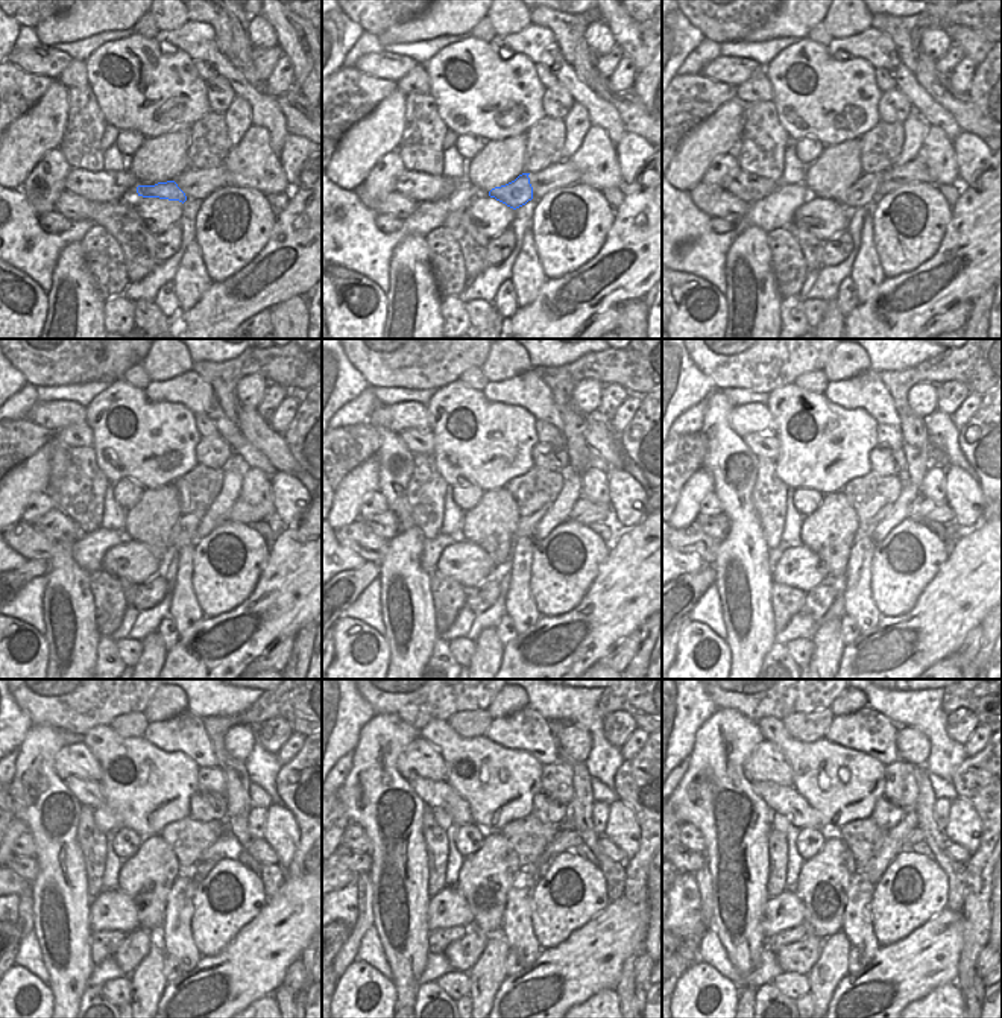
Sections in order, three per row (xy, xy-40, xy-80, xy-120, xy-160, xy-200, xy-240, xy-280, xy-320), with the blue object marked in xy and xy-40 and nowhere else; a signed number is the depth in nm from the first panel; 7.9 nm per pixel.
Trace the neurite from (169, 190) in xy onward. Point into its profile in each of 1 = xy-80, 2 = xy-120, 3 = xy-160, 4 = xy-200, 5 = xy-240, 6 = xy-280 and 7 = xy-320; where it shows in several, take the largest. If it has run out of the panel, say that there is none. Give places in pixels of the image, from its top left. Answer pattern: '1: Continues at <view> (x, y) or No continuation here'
1: Continues at xy-80 (864, 192)
2: Continues at xy-120 (182, 534)
3: Continues at xy-160 (527, 524)
4: Continues at xy-200 (882, 512)
5: Continues at xy-240 (226, 845)
6: Continues at xy-280 (567, 839)
7: Continues at xy-320 (916, 834).

